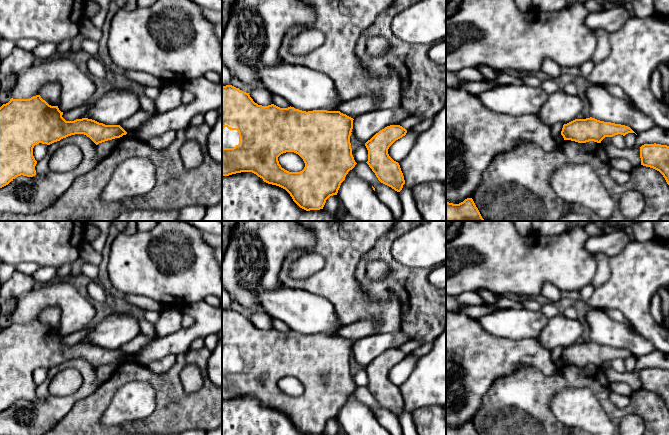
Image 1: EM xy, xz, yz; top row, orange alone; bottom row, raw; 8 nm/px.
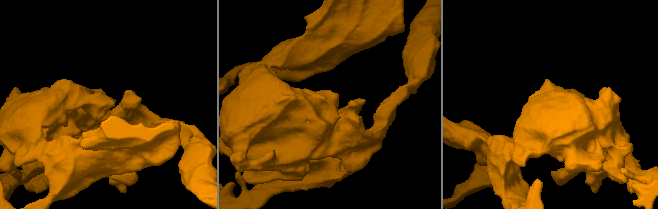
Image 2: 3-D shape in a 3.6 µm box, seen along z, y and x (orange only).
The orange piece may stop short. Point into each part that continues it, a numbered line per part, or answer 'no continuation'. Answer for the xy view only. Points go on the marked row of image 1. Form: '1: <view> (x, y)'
1: xy (132, 123)

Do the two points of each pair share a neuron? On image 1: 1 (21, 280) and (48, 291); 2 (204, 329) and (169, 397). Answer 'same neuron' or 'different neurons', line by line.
1: different neurons
2: different neurons

